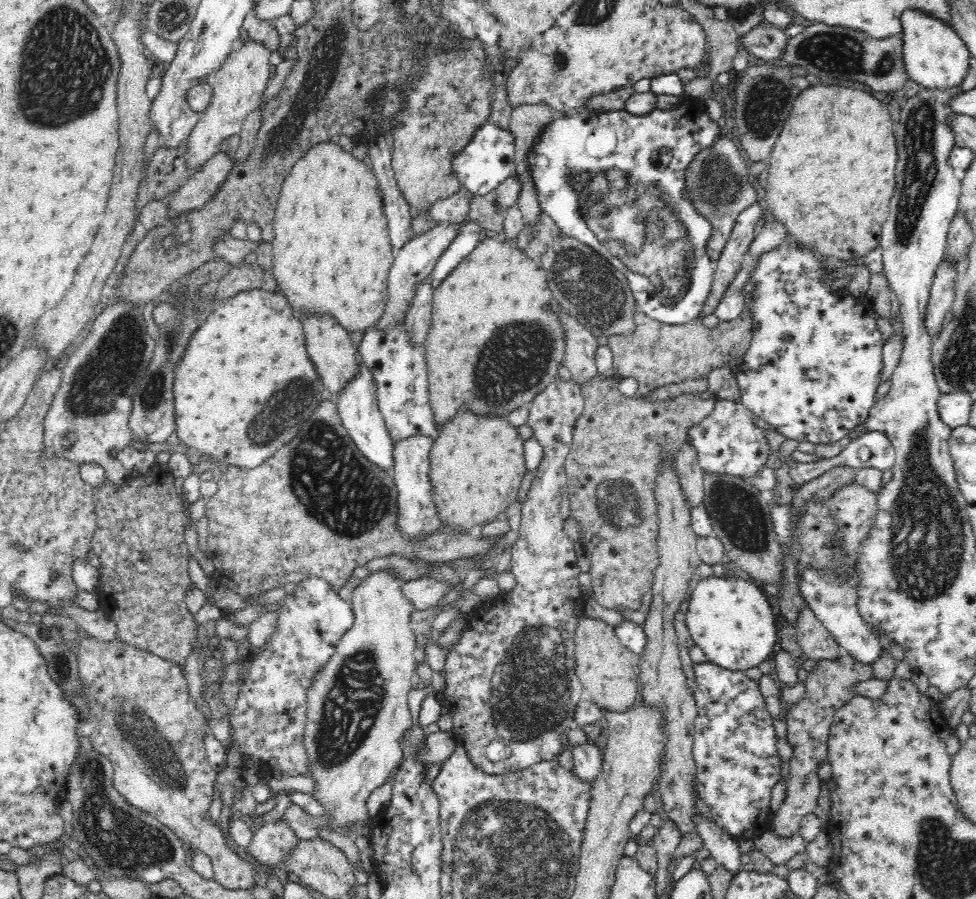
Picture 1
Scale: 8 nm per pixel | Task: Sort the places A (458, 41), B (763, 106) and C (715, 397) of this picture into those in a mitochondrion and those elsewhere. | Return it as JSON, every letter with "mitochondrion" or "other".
{"A":"other","B":"mitochondrion","C":"other"}

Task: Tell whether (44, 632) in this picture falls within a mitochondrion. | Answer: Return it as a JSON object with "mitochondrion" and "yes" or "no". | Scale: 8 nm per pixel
{"mitochondrion":"no"}

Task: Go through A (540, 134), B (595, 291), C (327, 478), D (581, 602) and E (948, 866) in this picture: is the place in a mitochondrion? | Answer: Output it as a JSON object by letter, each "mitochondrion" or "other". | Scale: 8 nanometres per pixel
{"A":"other","B":"mitochondrion","C":"mitochondrion","D":"other","E":"mitochondrion"}

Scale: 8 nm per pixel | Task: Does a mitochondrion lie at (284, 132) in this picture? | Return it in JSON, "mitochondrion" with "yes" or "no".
{"mitochondrion":"yes"}

